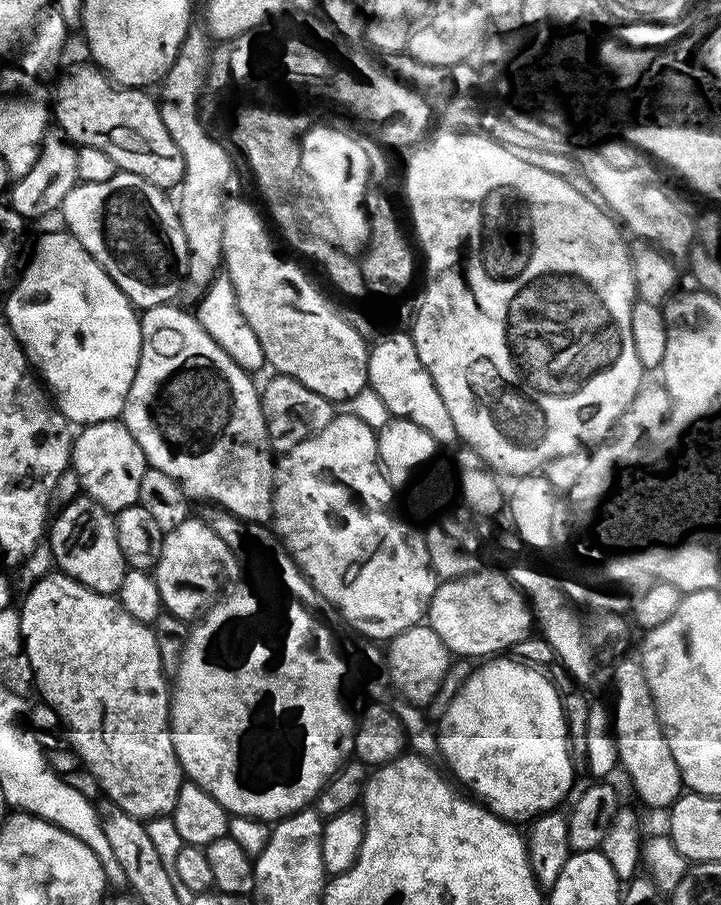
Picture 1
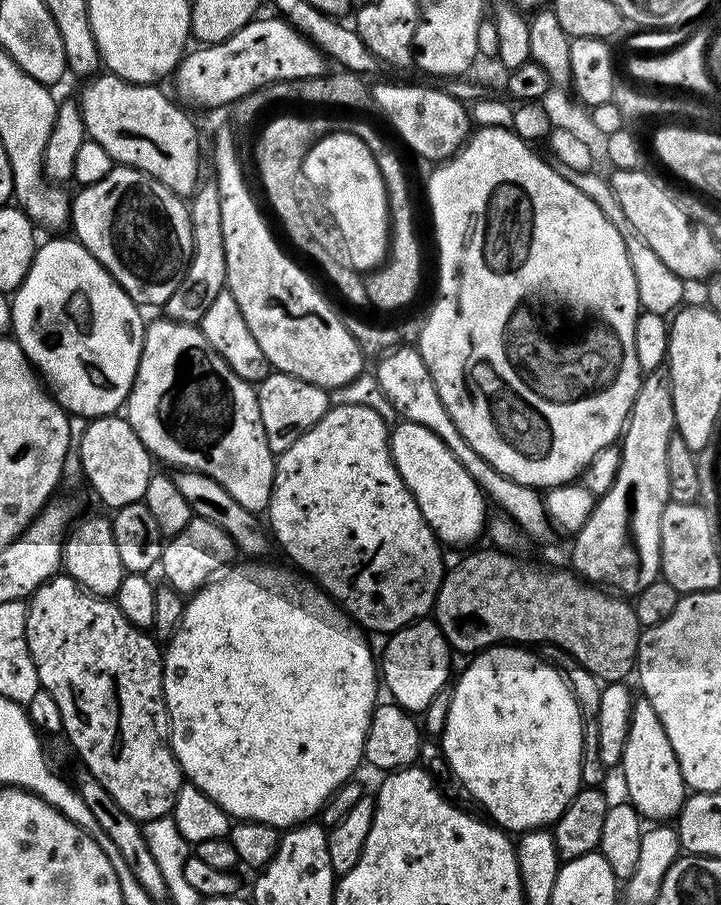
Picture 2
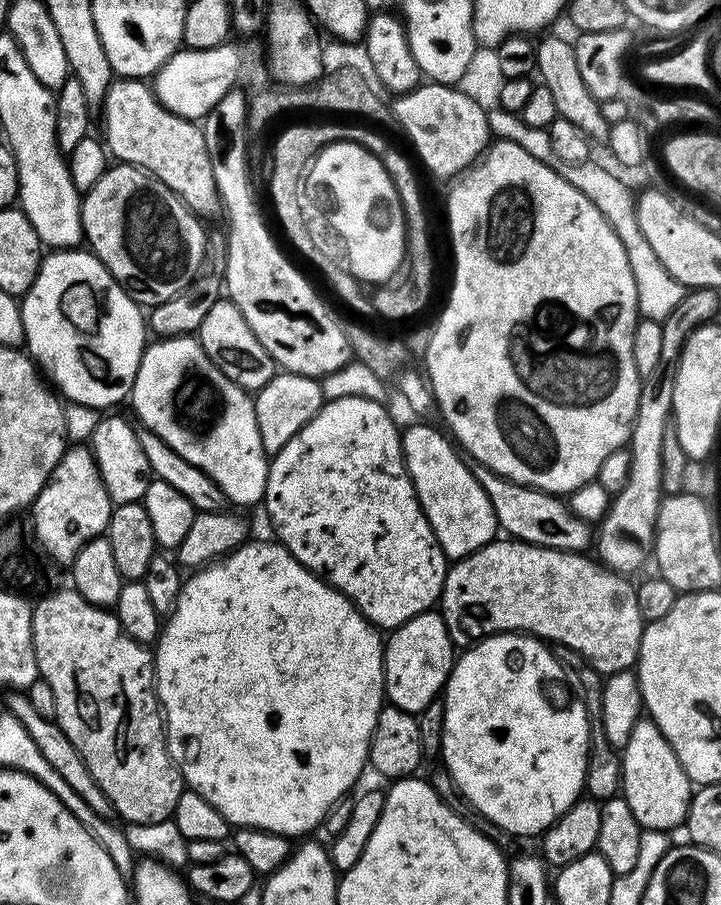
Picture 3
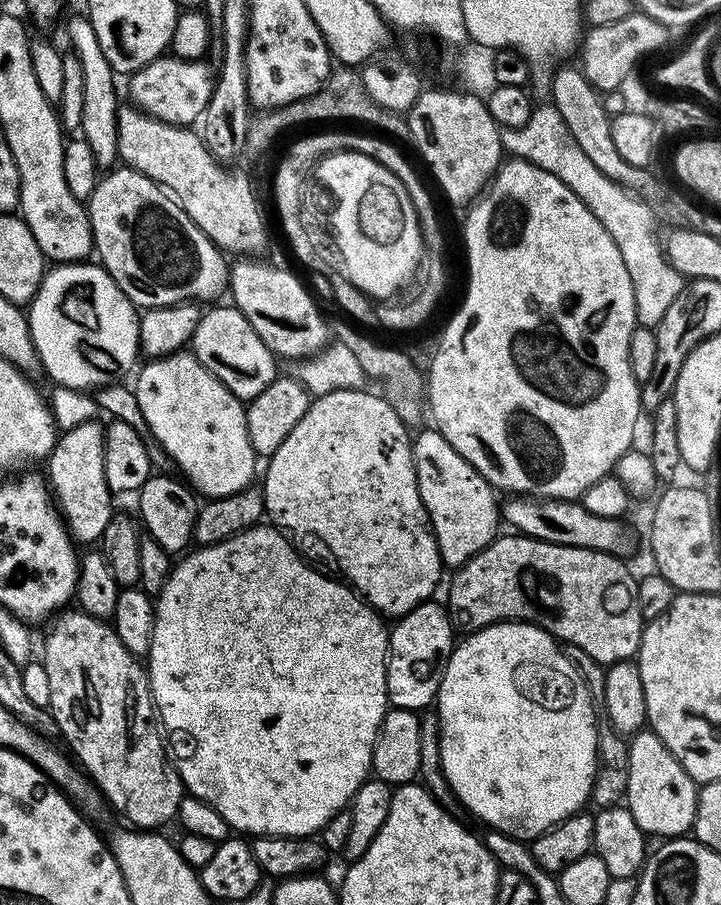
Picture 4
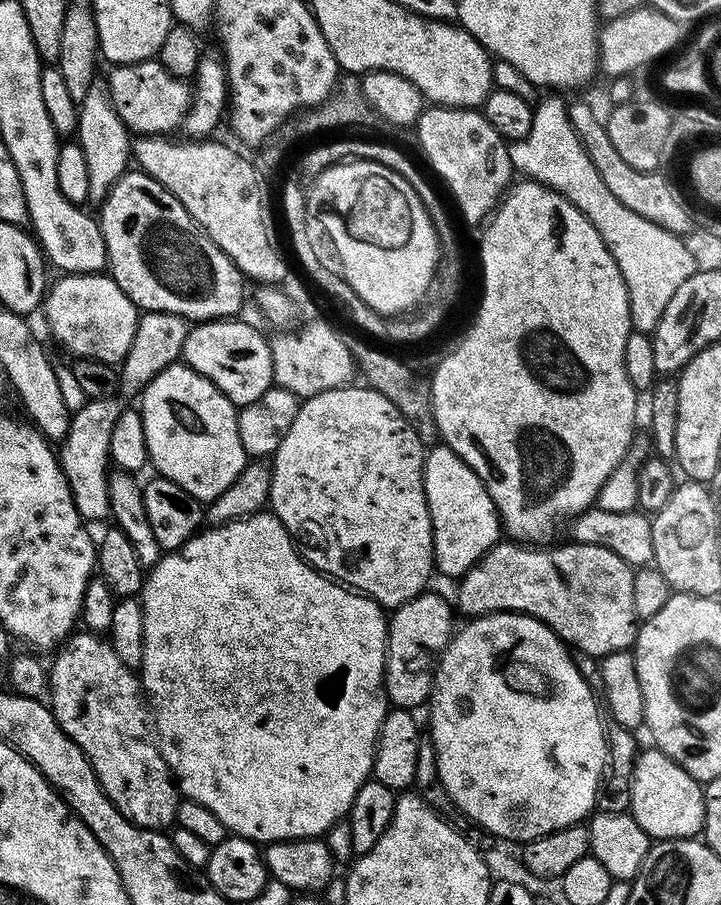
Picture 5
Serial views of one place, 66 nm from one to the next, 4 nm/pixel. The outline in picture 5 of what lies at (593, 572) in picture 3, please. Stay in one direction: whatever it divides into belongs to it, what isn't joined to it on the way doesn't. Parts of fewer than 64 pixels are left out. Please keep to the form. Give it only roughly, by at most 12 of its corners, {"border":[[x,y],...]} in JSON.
{"border":[[495,544],[468,618],[525,612],[577,653],[629,651],[636,573],[606,546]]}

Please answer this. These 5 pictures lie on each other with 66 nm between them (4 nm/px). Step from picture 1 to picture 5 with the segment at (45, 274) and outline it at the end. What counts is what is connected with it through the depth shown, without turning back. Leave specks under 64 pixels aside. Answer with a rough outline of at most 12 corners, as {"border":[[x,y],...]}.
{"border":[[103,273],[59,277],[44,300],[56,341],[116,366],[139,309]]}

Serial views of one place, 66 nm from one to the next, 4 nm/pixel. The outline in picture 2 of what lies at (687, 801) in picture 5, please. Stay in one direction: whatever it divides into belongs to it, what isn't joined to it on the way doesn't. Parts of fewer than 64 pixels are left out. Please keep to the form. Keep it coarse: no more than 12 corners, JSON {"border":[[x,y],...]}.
{"border":[[650,702],[632,706],[622,769],[648,822],[684,807],[678,758]]}

